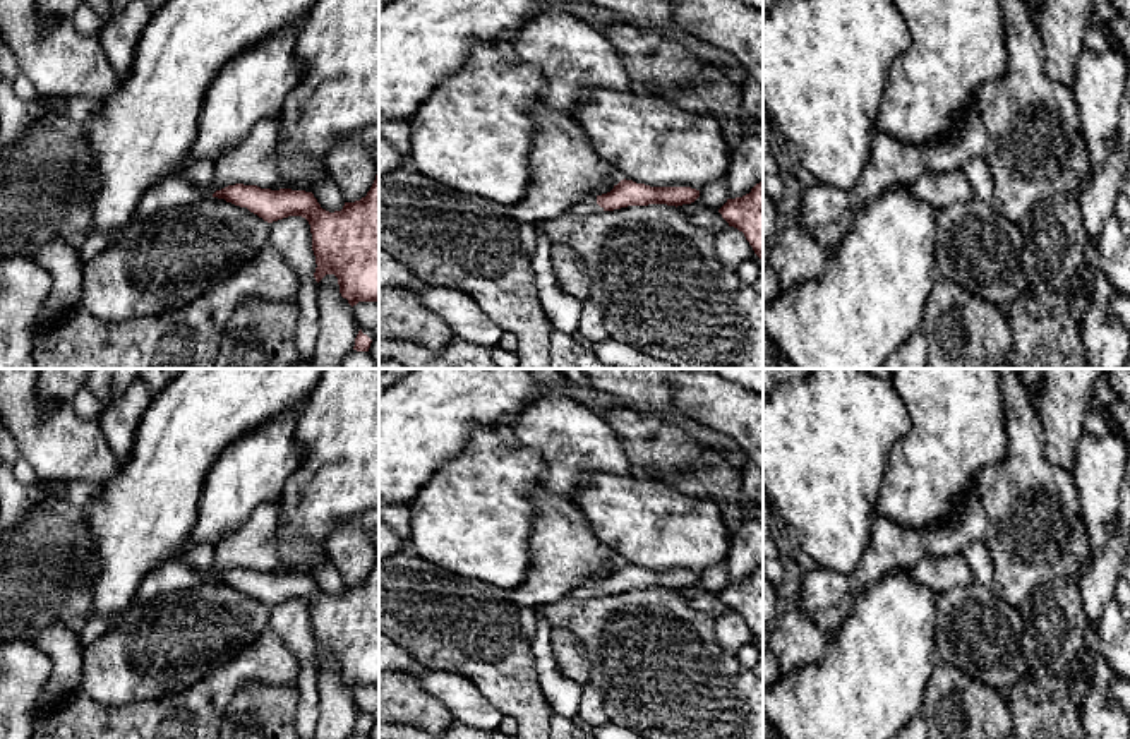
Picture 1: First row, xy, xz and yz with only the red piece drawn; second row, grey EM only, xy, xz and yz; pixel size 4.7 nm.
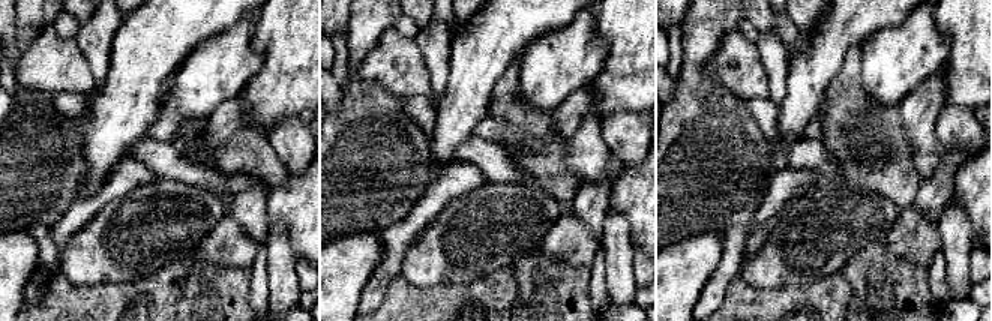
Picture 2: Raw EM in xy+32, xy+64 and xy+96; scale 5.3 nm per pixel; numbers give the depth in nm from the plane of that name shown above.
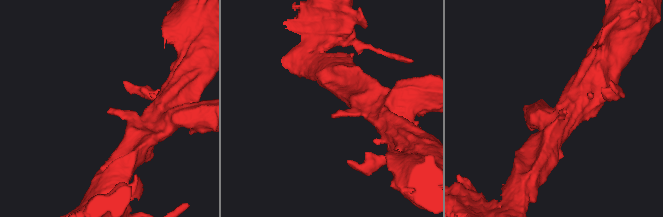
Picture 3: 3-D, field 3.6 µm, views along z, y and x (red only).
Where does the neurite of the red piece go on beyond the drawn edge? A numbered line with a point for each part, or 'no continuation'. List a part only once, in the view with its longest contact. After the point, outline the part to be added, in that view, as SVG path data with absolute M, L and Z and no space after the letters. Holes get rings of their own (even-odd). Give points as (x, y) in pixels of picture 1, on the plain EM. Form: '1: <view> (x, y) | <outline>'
1: xz (589, 588) | M588 580L588 581L581 583L580 586L573 588L569 592L569 595L581 598L581 600L586 600L586 598L593 598L593 597L602 597L604 592L600 592L597 588L597 580Z

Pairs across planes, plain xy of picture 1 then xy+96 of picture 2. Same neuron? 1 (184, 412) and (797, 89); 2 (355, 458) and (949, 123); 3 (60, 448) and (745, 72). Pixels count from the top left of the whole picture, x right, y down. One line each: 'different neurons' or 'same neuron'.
1: same neuron
2: different neurons
3: same neuron

